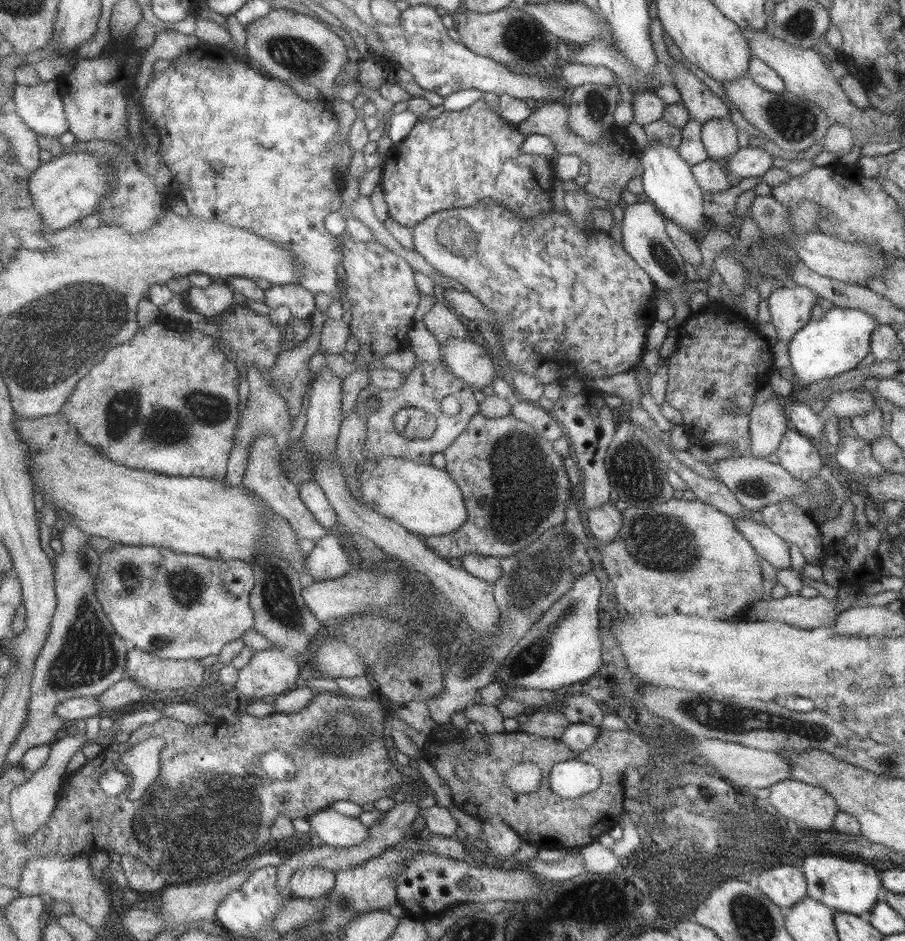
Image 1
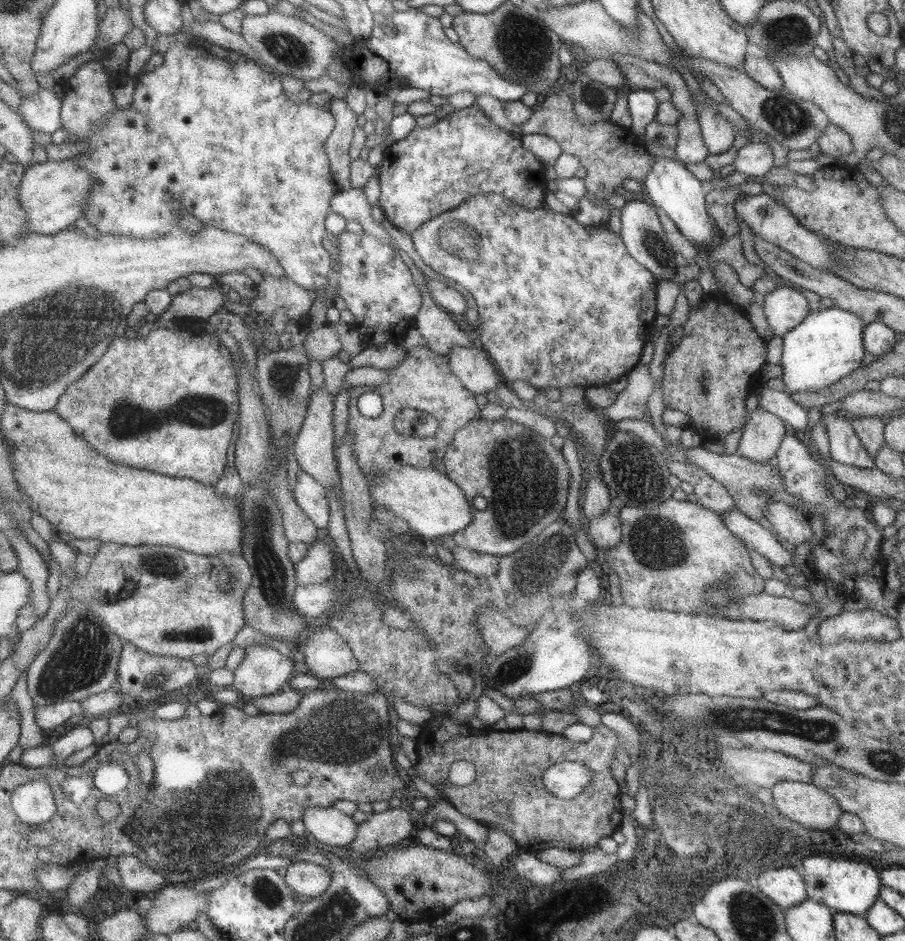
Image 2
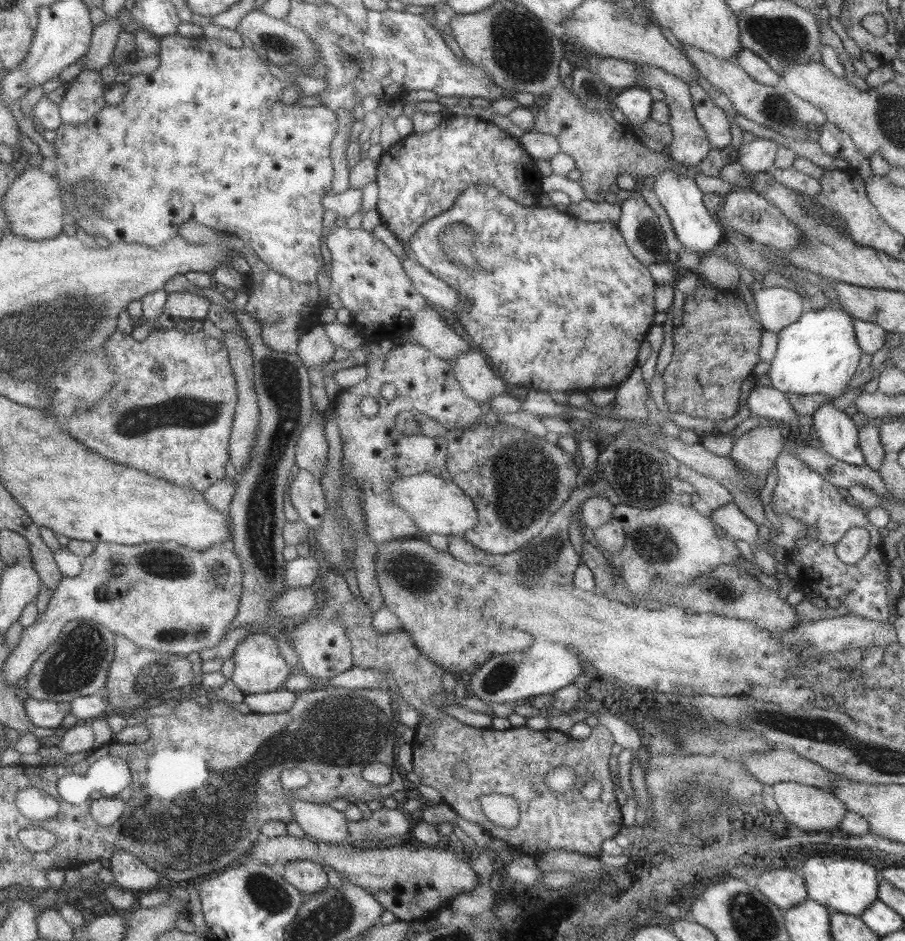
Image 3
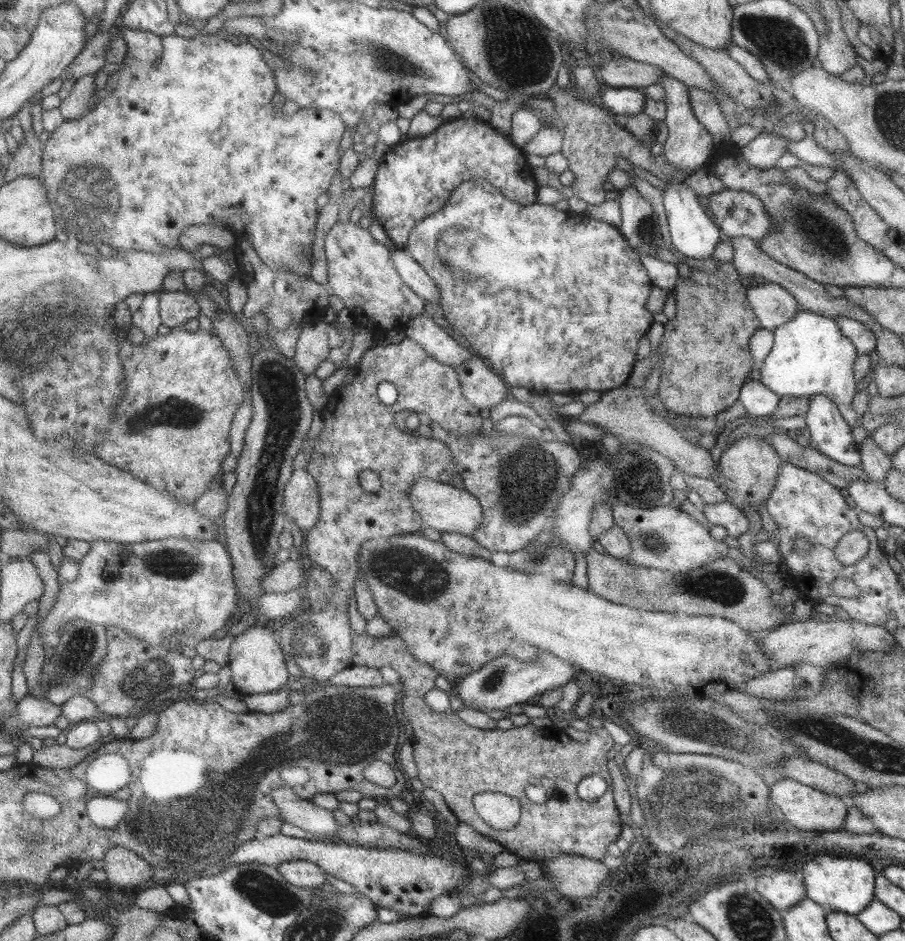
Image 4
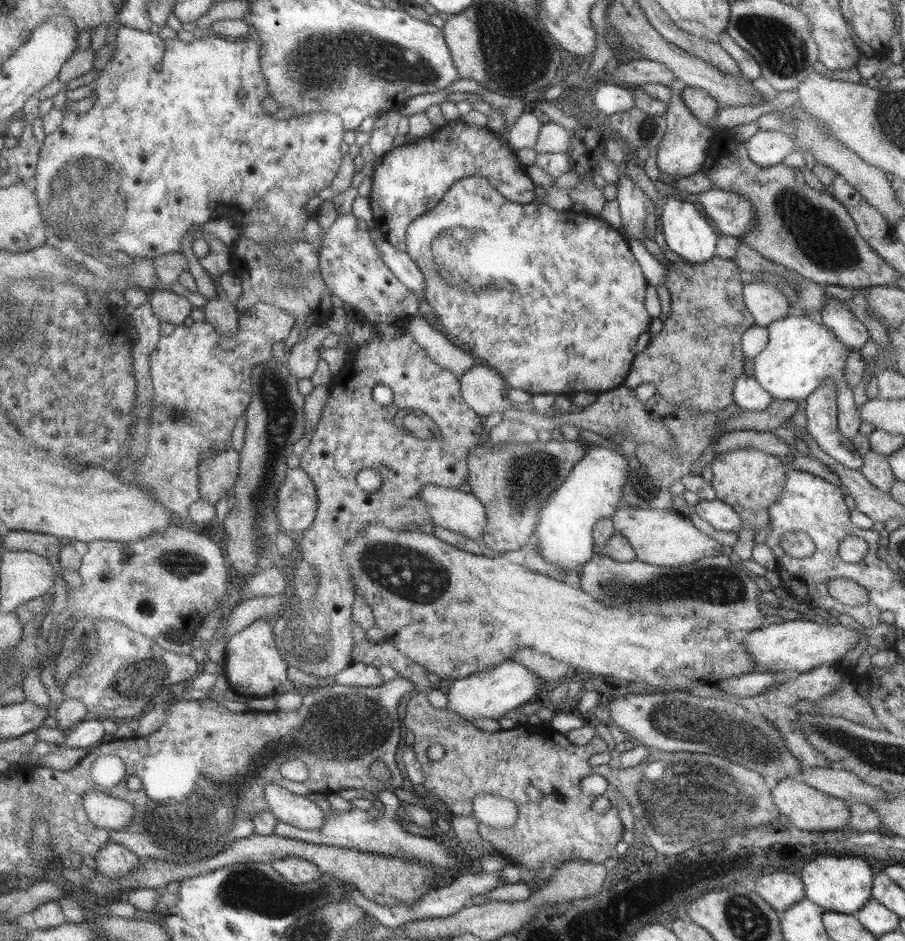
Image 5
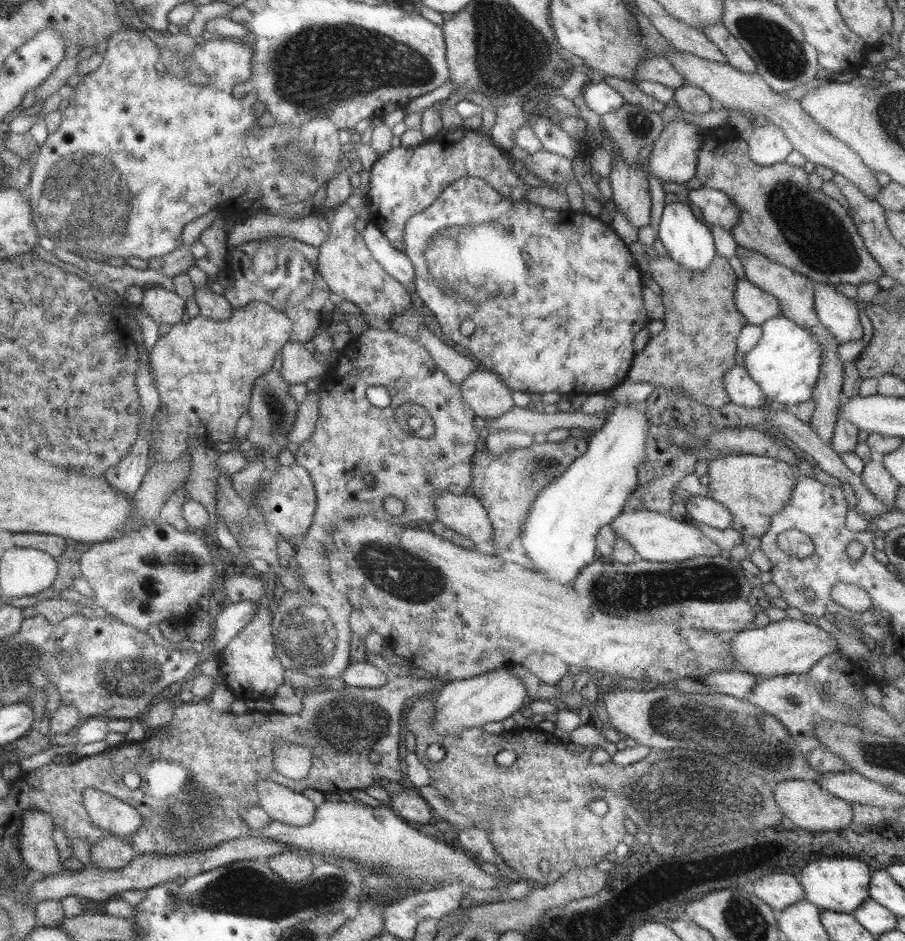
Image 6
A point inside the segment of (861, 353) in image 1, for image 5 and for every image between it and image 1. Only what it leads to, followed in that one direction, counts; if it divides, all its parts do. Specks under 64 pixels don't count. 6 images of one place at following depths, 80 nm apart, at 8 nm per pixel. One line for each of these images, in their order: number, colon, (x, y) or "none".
2: (826, 345)
3: (817, 354)
4: (810, 355)
5: (800, 353)

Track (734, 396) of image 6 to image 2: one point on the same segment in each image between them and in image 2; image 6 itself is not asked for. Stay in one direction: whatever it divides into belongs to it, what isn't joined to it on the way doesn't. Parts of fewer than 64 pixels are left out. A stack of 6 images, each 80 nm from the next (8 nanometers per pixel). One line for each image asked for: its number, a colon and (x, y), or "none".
2: (780, 403)
3: (764, 402)
4: (757, 400)
5: (746, 392)

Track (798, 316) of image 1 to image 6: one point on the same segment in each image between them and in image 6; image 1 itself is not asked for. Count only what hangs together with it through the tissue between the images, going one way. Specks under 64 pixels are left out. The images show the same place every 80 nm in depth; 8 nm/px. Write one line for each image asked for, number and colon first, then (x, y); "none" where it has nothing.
2: (783, 307)
3: (776, 306)
4: (772, 304)
5: (765, 303)
6: (754, 304)

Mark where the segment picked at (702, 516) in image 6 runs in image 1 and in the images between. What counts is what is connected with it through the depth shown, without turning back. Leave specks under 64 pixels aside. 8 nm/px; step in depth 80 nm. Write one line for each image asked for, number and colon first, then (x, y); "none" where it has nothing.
1: (768, 546)
2: (755, 537)
3: (737, 526)
4: (723, 513)
5: (719, 515)

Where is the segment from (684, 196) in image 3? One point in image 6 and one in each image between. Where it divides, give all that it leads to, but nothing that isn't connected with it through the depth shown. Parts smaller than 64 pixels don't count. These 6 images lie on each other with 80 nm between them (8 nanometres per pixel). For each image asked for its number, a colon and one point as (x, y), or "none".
4: (692, 232)
5: (688, 233)
6: (687, 240)

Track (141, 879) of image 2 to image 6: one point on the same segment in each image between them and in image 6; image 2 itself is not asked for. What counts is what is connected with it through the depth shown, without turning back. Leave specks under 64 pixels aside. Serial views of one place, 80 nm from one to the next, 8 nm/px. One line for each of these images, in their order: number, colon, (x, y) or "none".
3: (129, 873)
4: (123, 869)
5: (112, 860)
6: (107, 853)

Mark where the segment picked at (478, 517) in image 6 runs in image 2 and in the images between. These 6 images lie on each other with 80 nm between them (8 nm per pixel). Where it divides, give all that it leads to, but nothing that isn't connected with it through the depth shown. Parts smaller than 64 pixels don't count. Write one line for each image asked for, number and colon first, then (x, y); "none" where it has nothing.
2: (433, 506)
3: (437, 507)
4: (443, 507)
5: (457, 511)

